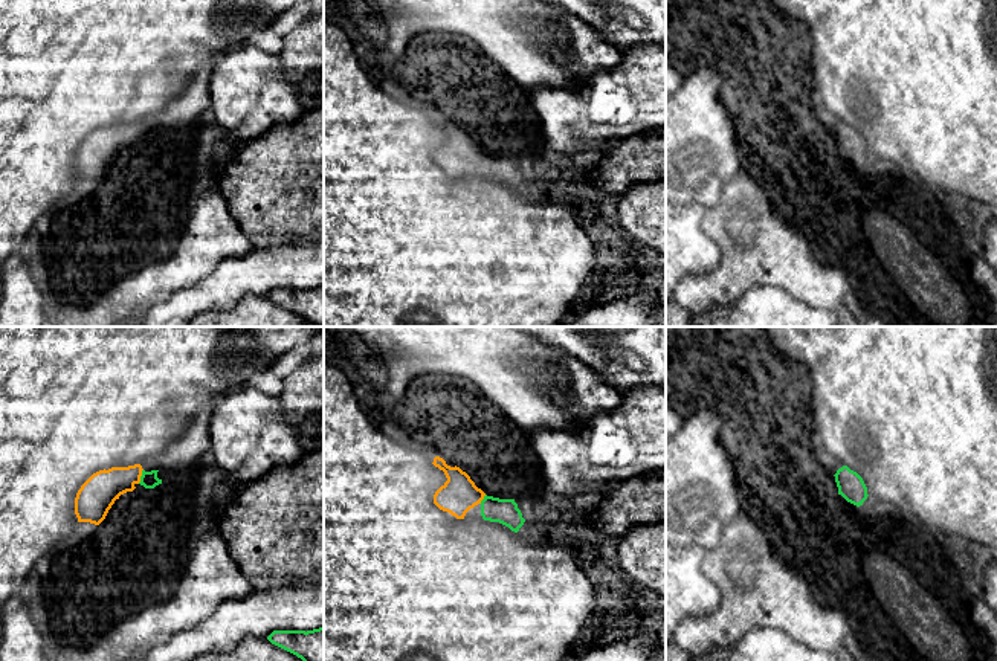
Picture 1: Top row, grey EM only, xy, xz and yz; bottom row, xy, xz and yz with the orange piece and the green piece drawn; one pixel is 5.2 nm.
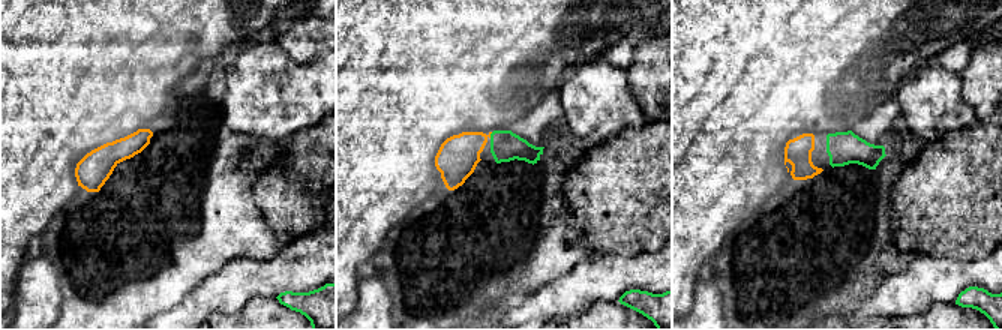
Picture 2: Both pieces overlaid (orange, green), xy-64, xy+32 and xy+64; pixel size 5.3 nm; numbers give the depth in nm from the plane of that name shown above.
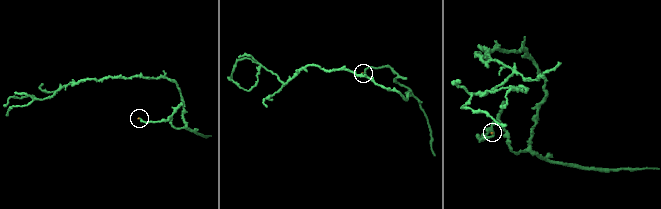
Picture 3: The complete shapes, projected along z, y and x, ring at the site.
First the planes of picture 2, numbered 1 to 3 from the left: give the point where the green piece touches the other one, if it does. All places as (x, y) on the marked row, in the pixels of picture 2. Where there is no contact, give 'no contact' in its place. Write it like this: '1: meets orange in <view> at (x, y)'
1: no contact
2: meets orange in xy+32 at (489, 135)
3: no contact

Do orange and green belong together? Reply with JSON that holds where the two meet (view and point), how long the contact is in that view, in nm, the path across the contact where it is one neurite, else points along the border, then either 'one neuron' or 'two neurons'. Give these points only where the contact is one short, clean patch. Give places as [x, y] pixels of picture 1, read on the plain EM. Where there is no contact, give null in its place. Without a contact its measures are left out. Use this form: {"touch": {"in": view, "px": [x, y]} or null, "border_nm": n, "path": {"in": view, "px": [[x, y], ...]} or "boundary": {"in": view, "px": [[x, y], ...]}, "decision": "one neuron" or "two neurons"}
{"touch": {"in": "xy", "px": [141, 133]}, "border_nm": 80, "path": {"in": "xy", "px": [[98, 151], [118, 138], [141, 133], [148, 138]]}, "decision": "one neuron"}

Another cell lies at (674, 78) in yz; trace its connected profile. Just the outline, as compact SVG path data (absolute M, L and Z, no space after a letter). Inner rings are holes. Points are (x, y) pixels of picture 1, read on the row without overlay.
M666 61L666 98L673 93L682 81L684 76L678 72L676 66Z

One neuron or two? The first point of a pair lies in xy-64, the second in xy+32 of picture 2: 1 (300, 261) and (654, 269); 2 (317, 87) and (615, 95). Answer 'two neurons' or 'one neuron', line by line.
1: one neuron
2: one neuron

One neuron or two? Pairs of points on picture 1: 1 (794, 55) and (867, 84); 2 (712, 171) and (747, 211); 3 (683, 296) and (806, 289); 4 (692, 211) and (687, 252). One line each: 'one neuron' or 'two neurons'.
1: two neurons
2: two neurons
3: one neuron
4: one neuron

